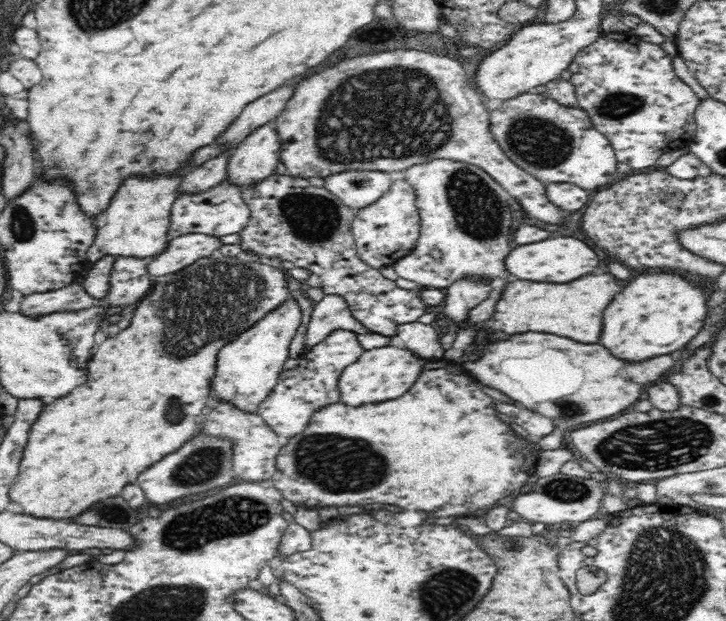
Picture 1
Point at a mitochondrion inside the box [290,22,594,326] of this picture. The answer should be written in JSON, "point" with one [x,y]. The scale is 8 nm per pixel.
{"point":[421,123]}

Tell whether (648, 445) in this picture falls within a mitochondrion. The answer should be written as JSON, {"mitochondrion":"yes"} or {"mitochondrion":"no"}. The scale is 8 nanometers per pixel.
{"mitochondrion":"yes"}

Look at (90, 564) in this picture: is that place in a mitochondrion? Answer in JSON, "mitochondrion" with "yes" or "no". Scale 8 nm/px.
{"mitochondrion":"no"}

